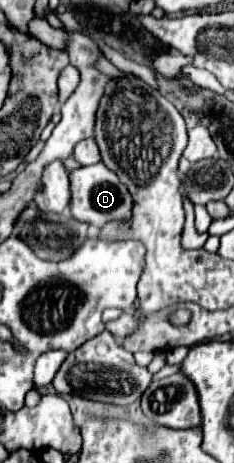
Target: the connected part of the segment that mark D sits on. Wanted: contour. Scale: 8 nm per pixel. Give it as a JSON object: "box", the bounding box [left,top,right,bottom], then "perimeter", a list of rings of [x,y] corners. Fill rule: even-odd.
{"box":[69,162,131,228],"perimeter":[[[103,162],[95,166],[81,166],[69,174],[71,180],[71,202],[69,202],[69,212],[73,218],[79,222],[87,222],[91,226],[101,228],[105,222],[111,220],[125,220],[131,216],[131,196],[127,188],[119,182],[115,172],[107,170]]]}

